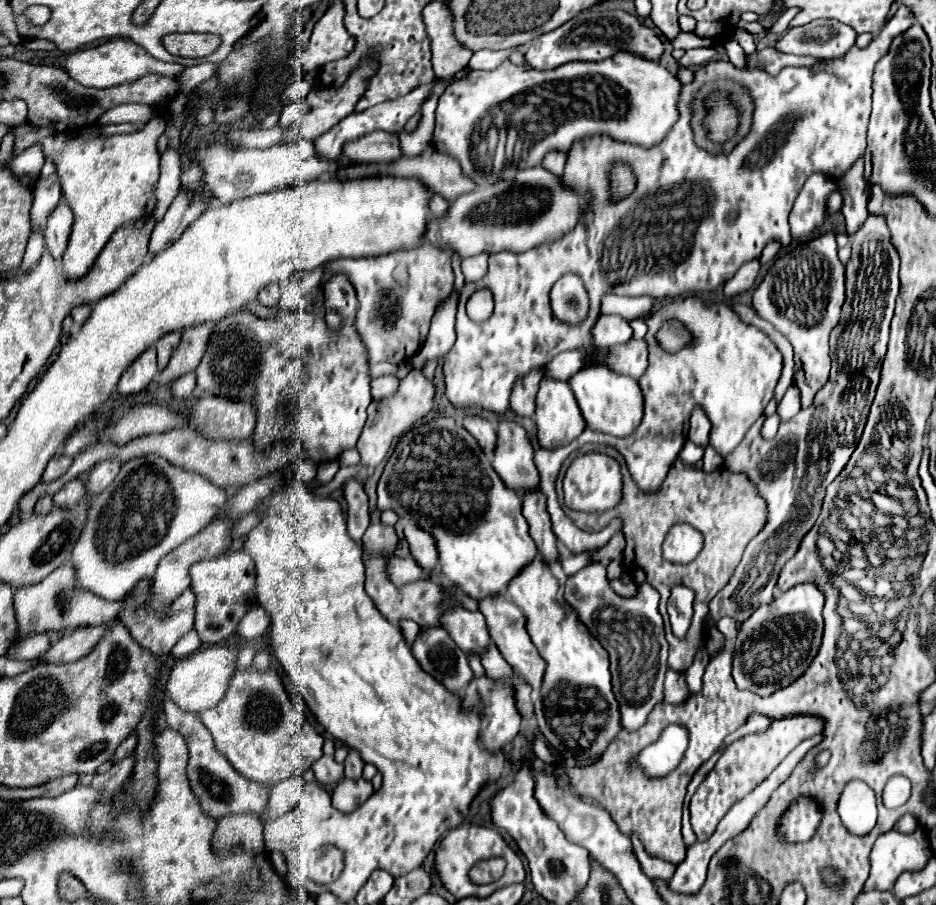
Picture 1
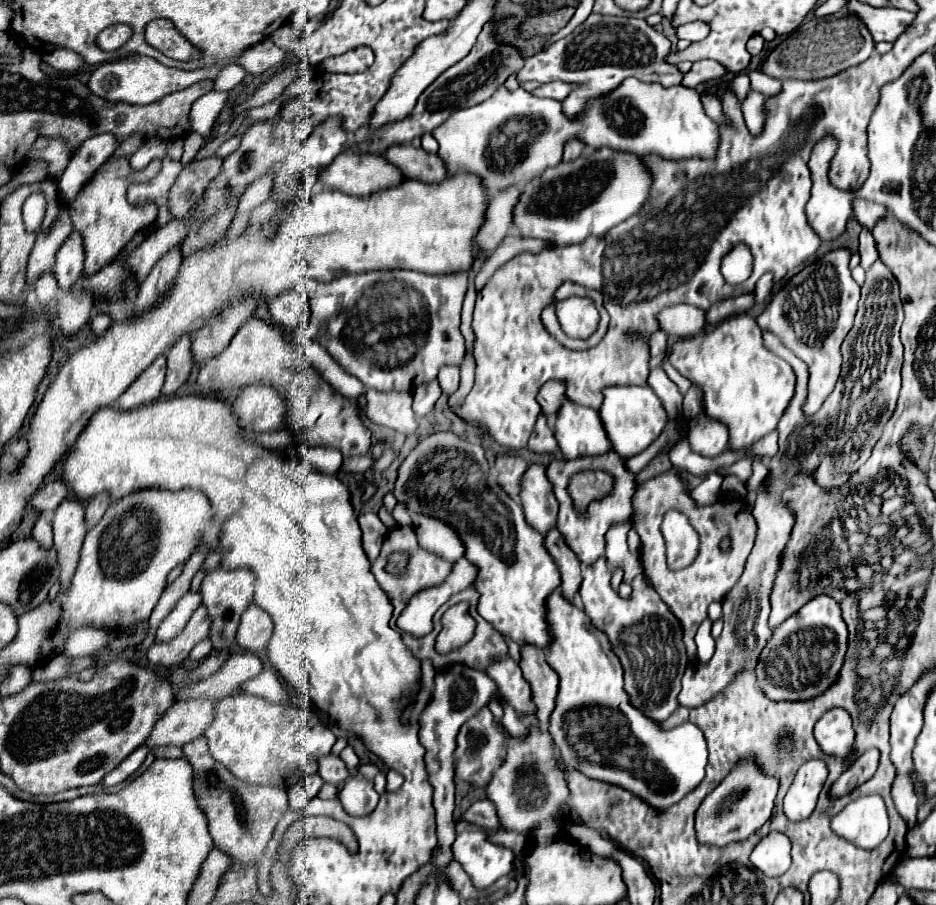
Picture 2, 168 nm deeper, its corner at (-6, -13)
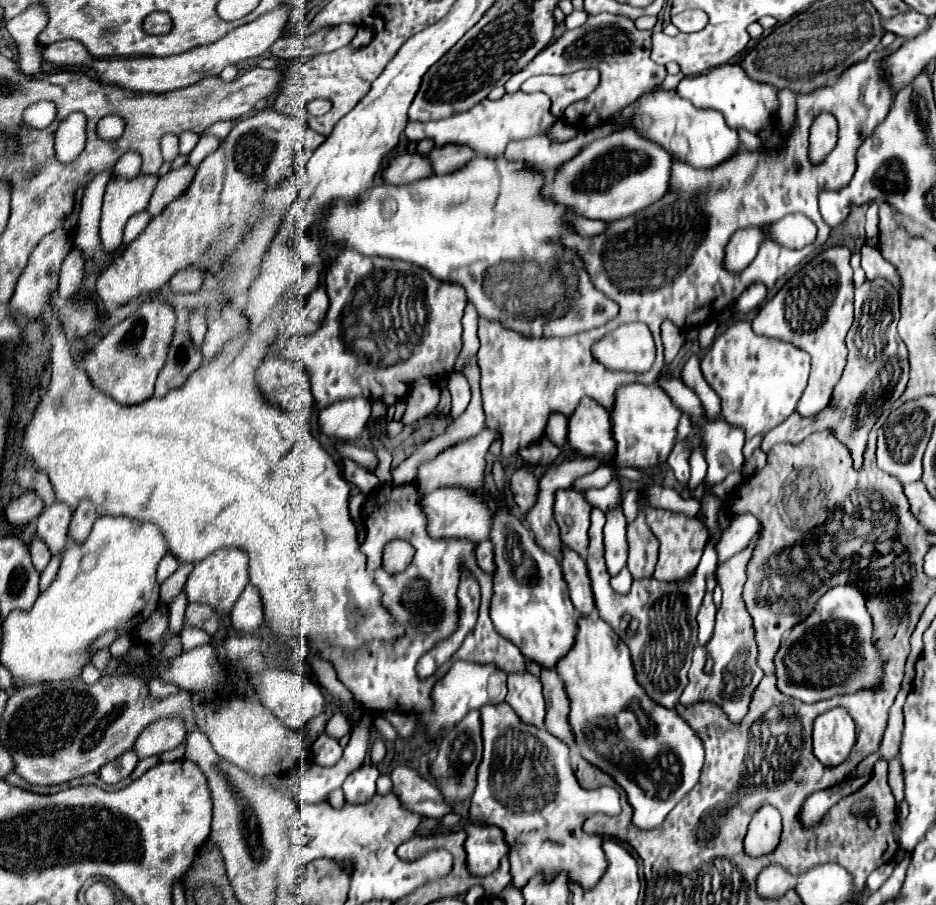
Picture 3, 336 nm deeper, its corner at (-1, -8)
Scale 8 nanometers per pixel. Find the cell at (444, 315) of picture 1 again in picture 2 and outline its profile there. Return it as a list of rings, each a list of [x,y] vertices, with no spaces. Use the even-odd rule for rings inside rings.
[[[442,367],[438,375],[438,383],[446,395],[452,395],[460,385],[460,369],[456,367]]]

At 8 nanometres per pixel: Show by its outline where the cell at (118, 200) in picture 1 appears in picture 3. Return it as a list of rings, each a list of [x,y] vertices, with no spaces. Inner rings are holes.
[[[111,176],[105,198],[103,198],[103,212],[99,224],[101,244],[107,252],[113,252],[121,246],[123,228],[127,220],[143,210],[147,210],[153,190],[157,186],[155,176],[137,176],[133,180]]]

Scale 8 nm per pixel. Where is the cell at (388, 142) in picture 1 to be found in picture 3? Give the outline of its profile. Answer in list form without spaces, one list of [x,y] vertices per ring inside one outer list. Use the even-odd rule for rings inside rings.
[[[445,144],[445,146],[433,148],[427,158],[429,158],[435,174],[447,174],[447,172],[459,170],[467,160],[475,158],[475,152],[471,152],[471,148],[467,148],[467,146]]]

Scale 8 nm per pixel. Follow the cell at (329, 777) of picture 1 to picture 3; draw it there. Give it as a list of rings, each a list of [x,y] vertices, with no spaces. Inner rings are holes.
[[[327,734],[319,736],[319,740],[315,740],[315,744],[311,746],[313,762],[319,766],[337,764],[337,760],[341,758],[341,752],[343,752],[343,748],[339,746],[339,742]]]

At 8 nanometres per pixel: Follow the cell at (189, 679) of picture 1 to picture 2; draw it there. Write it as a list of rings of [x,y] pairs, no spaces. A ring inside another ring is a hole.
[[[188,699],[176,701],[168,713],[154,725],[146,745],[154,747],[170,747],[170,745],[186,745],[200,737],[208,725],[212,723],[214,701],[210,699]]]

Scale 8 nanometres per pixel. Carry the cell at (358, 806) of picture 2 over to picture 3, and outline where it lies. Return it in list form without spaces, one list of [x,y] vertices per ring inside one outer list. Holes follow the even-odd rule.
[[[365,762],[355,772],[347,776],[343,782],[343,794],[349,804],[365,804],[375,796],[375,780],[379,778],[379,770],[375,764]]]

